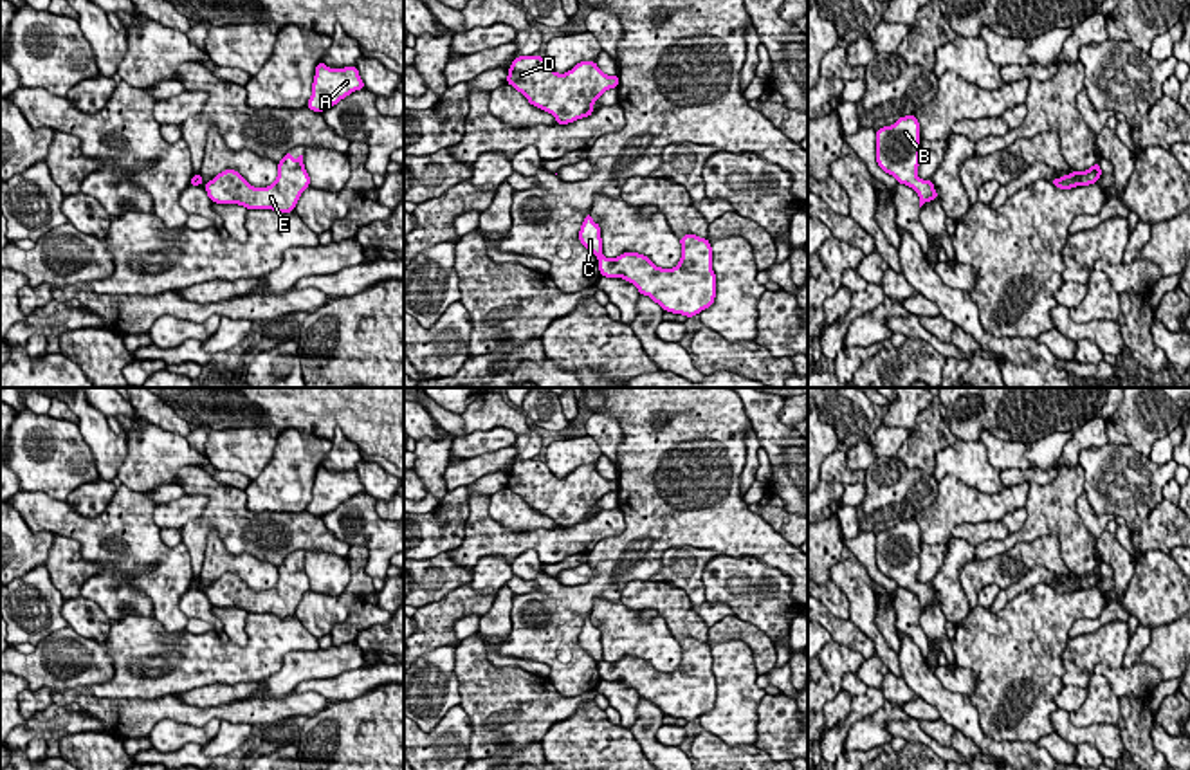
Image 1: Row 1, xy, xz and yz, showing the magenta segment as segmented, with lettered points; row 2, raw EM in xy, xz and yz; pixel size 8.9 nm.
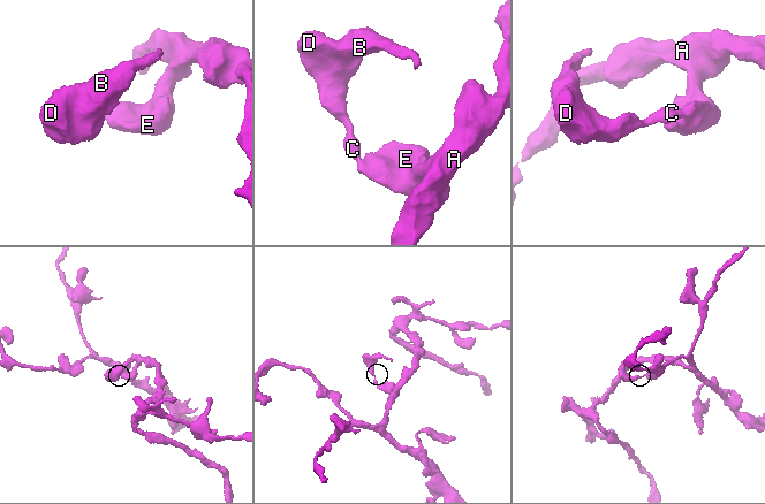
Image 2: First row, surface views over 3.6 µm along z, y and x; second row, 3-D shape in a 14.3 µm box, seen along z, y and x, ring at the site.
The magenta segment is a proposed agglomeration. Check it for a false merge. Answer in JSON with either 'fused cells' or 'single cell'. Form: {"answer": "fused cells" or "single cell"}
{"answer": "fused cells"}

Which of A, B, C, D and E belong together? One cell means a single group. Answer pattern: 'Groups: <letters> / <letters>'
Groups: A E / B C D

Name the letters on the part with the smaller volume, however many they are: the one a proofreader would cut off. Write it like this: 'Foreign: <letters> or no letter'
Foreign: B, C, D

